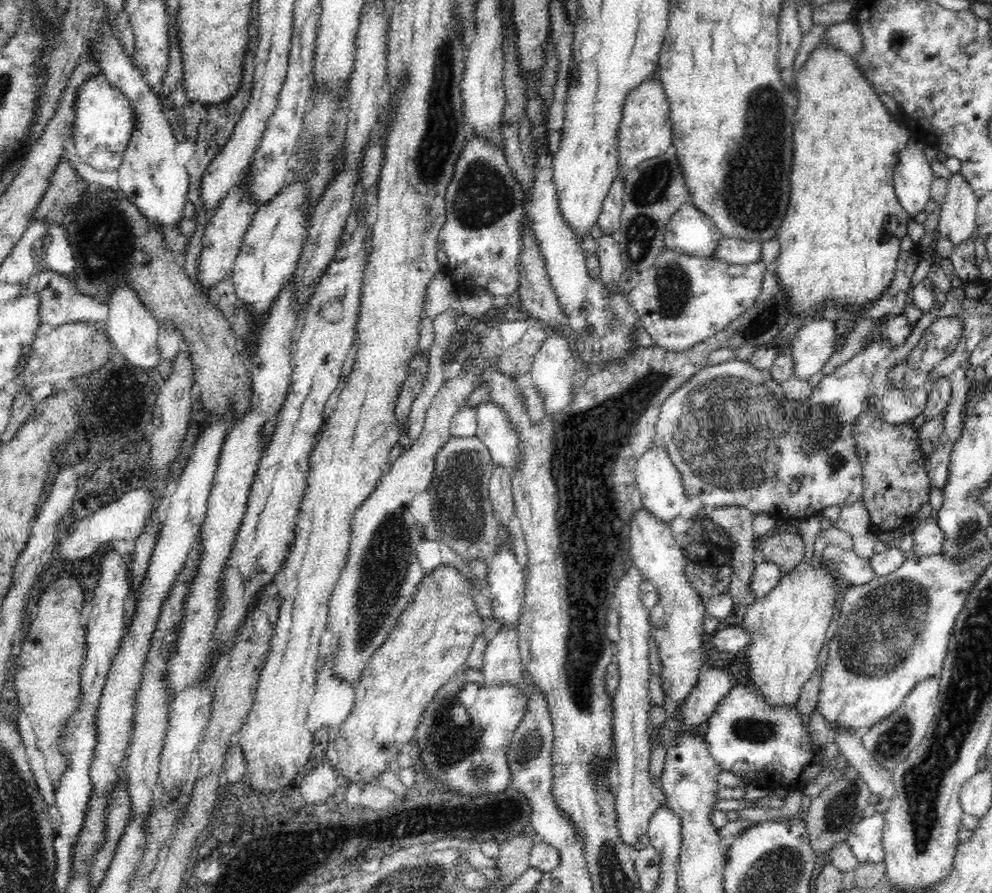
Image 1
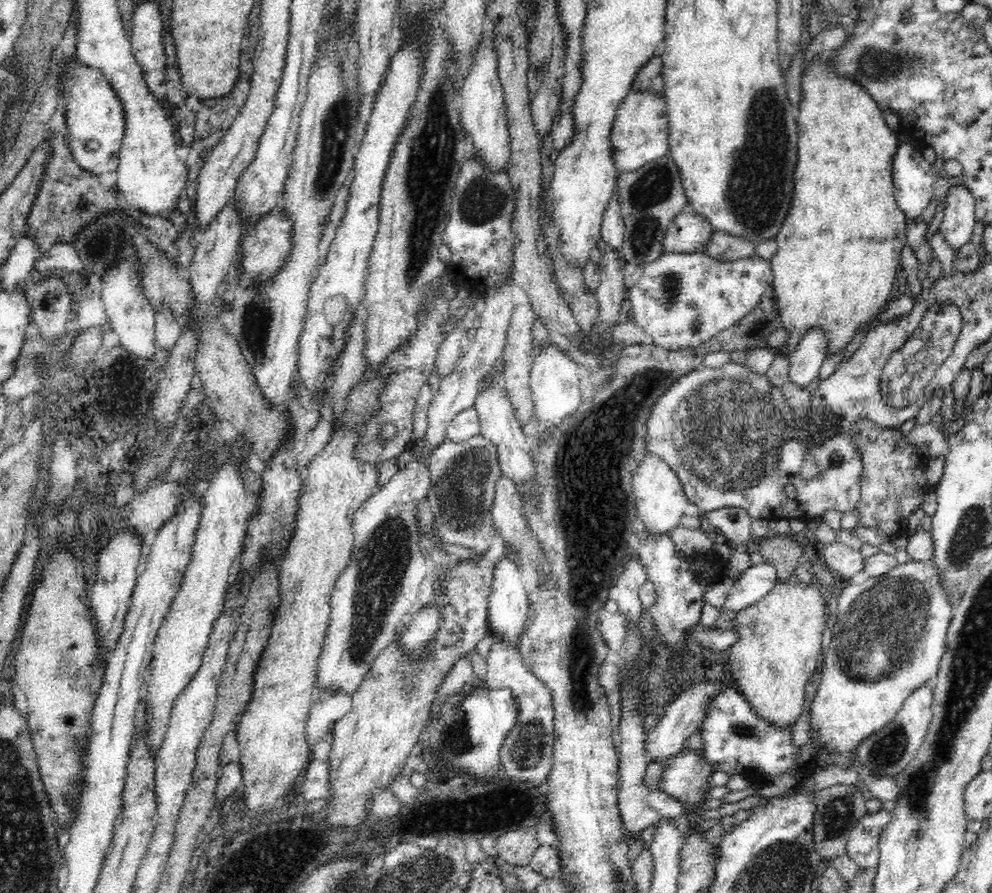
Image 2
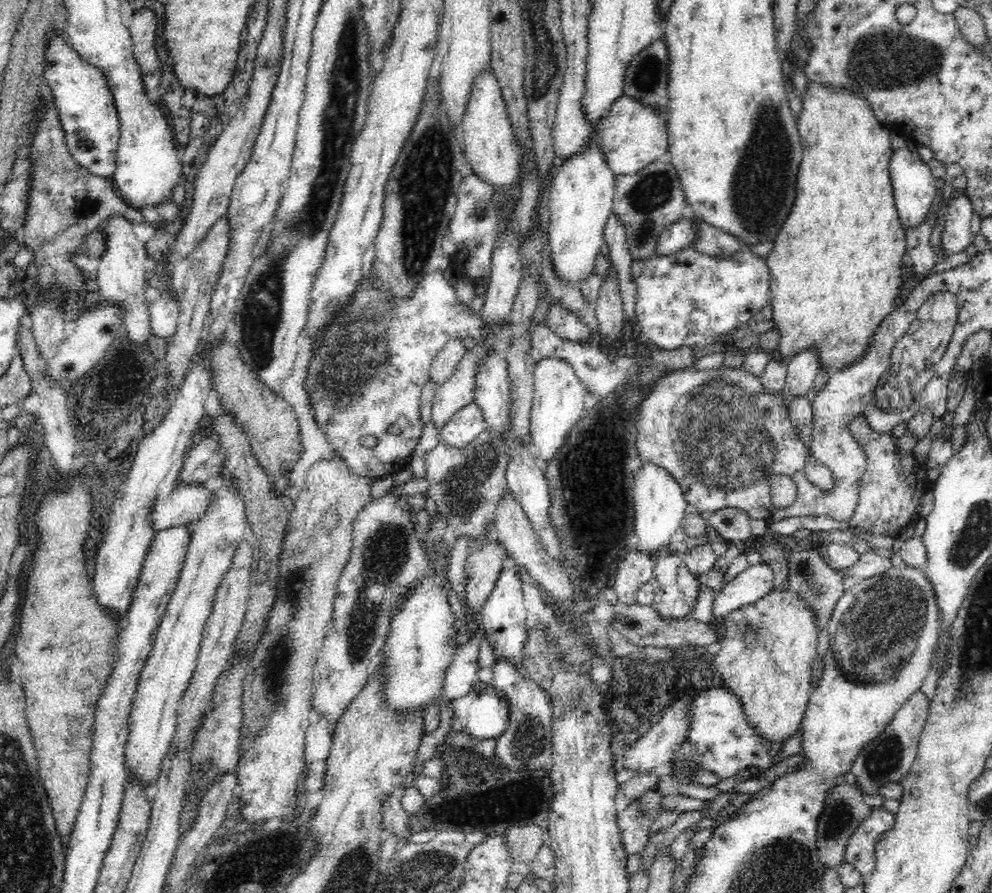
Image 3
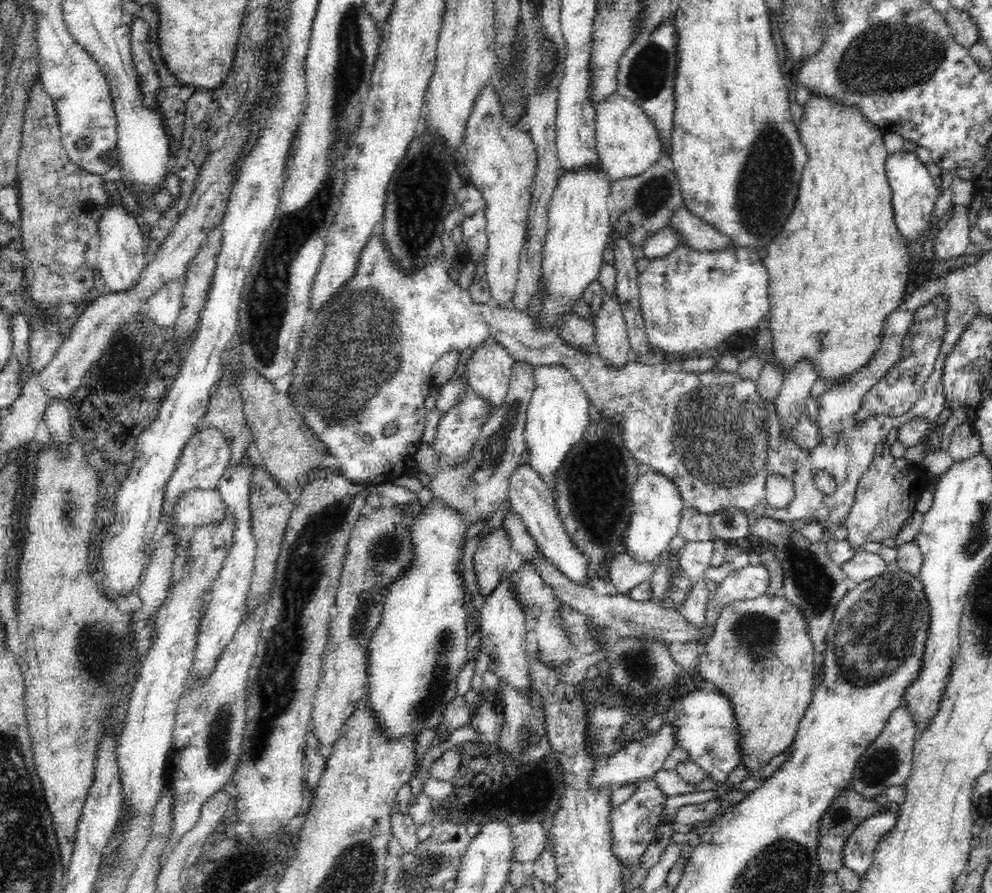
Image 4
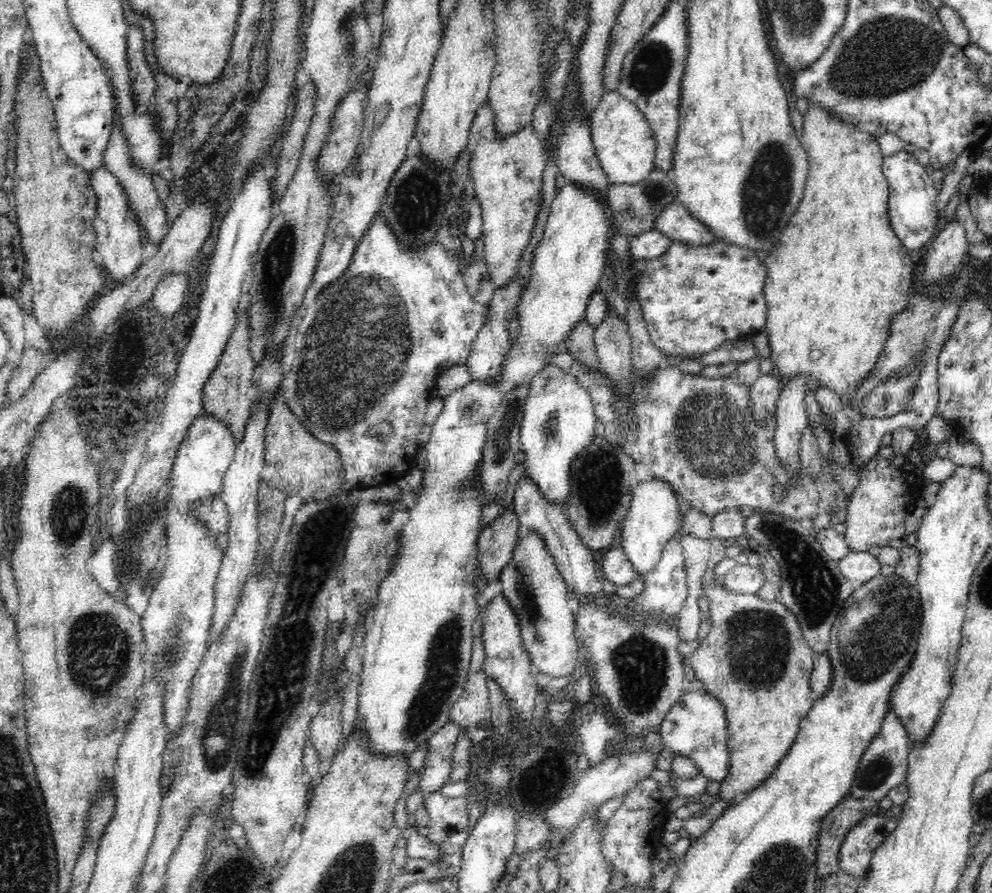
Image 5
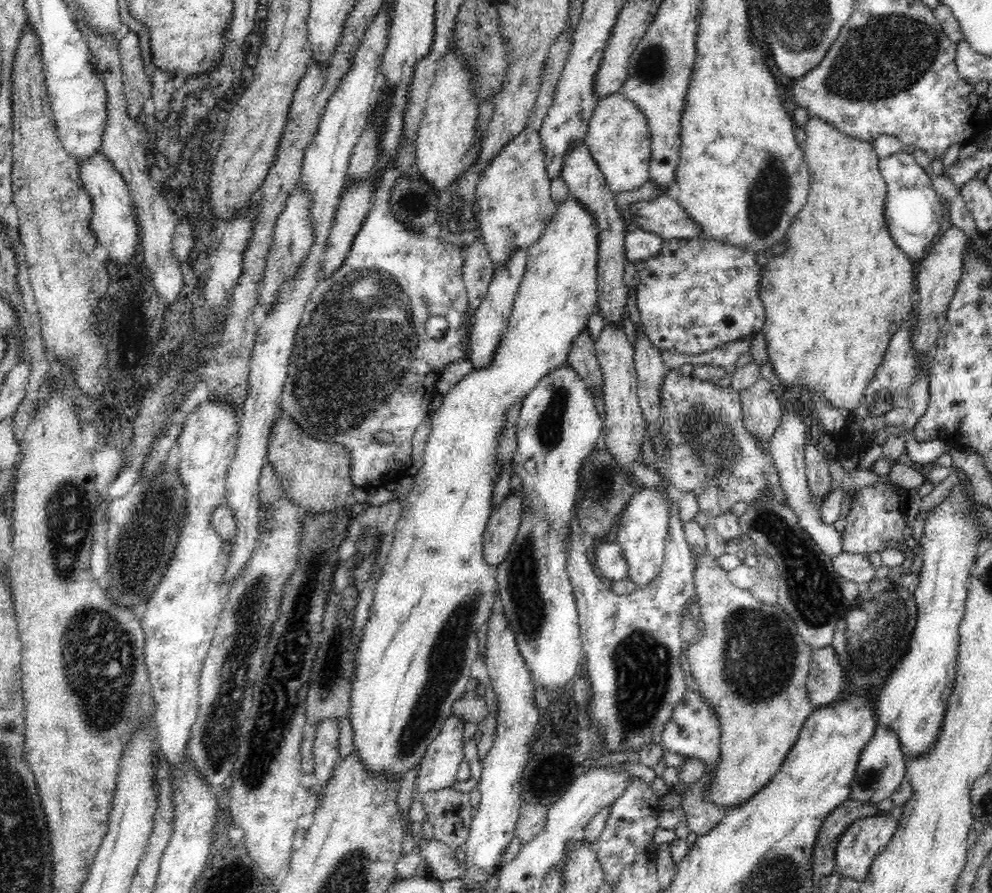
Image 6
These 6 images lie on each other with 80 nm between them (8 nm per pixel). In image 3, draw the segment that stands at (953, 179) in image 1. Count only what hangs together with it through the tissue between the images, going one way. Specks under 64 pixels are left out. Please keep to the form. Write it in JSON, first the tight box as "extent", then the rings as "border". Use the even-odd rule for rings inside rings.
{"extent":[940,195,974,255],"border":[[[968,195],[951,198],[944,214],[945,225],[942,231],[940,246],[946,255],[964,252],[971,246],[972,228],[970,220],[974,214],[972,201]]]}

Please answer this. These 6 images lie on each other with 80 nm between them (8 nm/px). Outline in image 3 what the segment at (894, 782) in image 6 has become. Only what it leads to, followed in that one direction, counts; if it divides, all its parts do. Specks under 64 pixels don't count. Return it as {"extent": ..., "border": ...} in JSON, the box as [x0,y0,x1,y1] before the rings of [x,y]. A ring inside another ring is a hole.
{"extent":[851,689,930,795],"border":[[[919,689],[912,694],[896,712],[889,726],[878,738],[874,738],[852,762],[851,772],[856,777],[855,790],[862,795],[876,795],[888,782],[902,783],[910,773],[917,756],[919,739],[922,736],[928,716],[930,699]]]}

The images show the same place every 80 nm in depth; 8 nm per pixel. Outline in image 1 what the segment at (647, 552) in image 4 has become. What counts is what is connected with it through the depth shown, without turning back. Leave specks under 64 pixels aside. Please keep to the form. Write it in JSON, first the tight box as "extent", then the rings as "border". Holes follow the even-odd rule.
{"extent":[634,445,687,524],"border":[[[651,445],[640,458],[635,466],[634,486],[640,494],[642,509],[654,514],[660,522],[669,524],[680,515],[687,494],[683,485],[681,474],[677,466],[671,461],[668,453],[660,446]]]}

